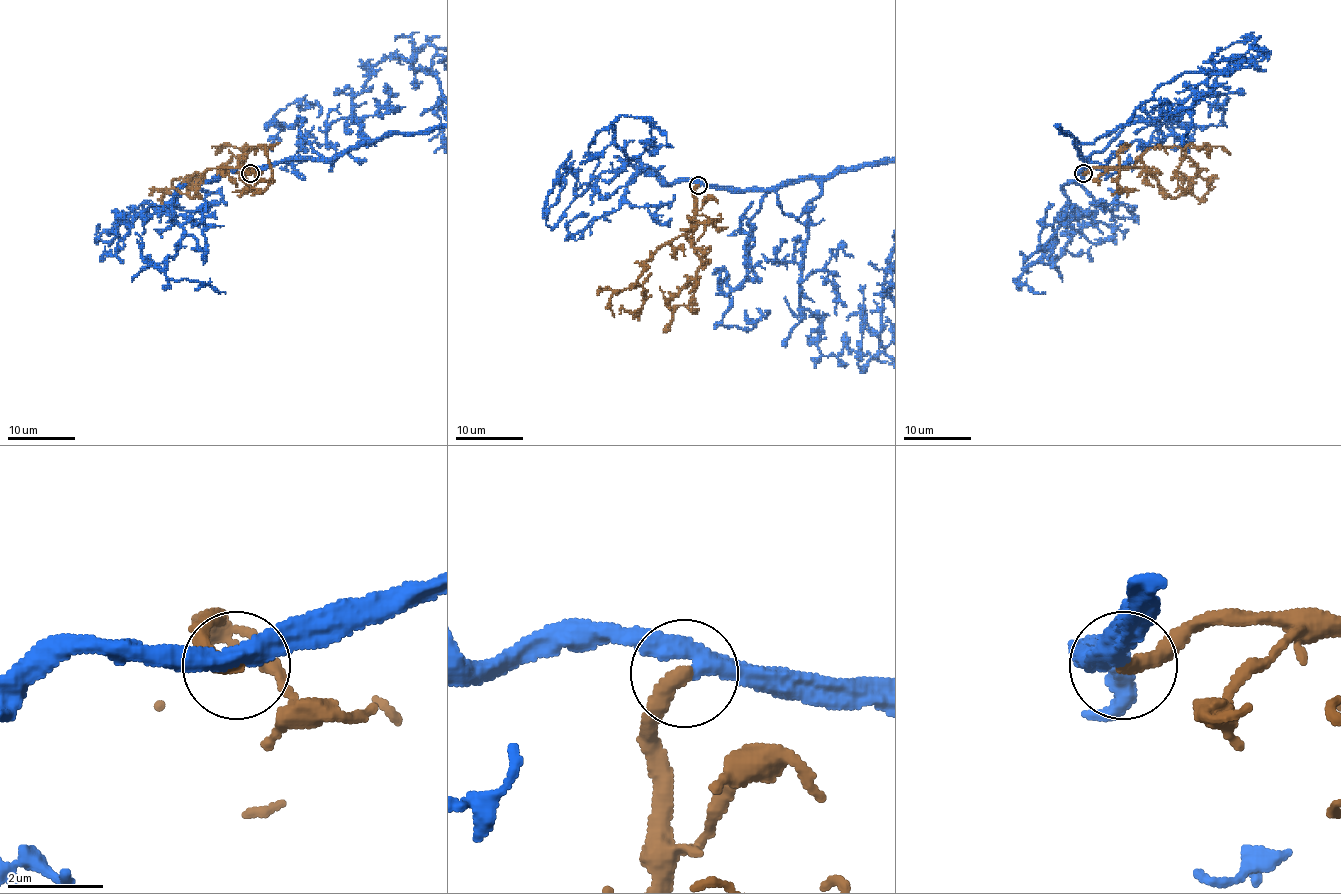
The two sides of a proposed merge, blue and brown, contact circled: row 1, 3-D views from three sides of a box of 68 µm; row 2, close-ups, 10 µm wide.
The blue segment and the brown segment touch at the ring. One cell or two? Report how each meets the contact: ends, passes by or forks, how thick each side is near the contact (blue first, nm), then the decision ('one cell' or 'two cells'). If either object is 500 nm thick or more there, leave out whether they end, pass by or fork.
blue passes by; brown ends there; 360 nm thick on the blue side, 360 nm on the other; one cell

